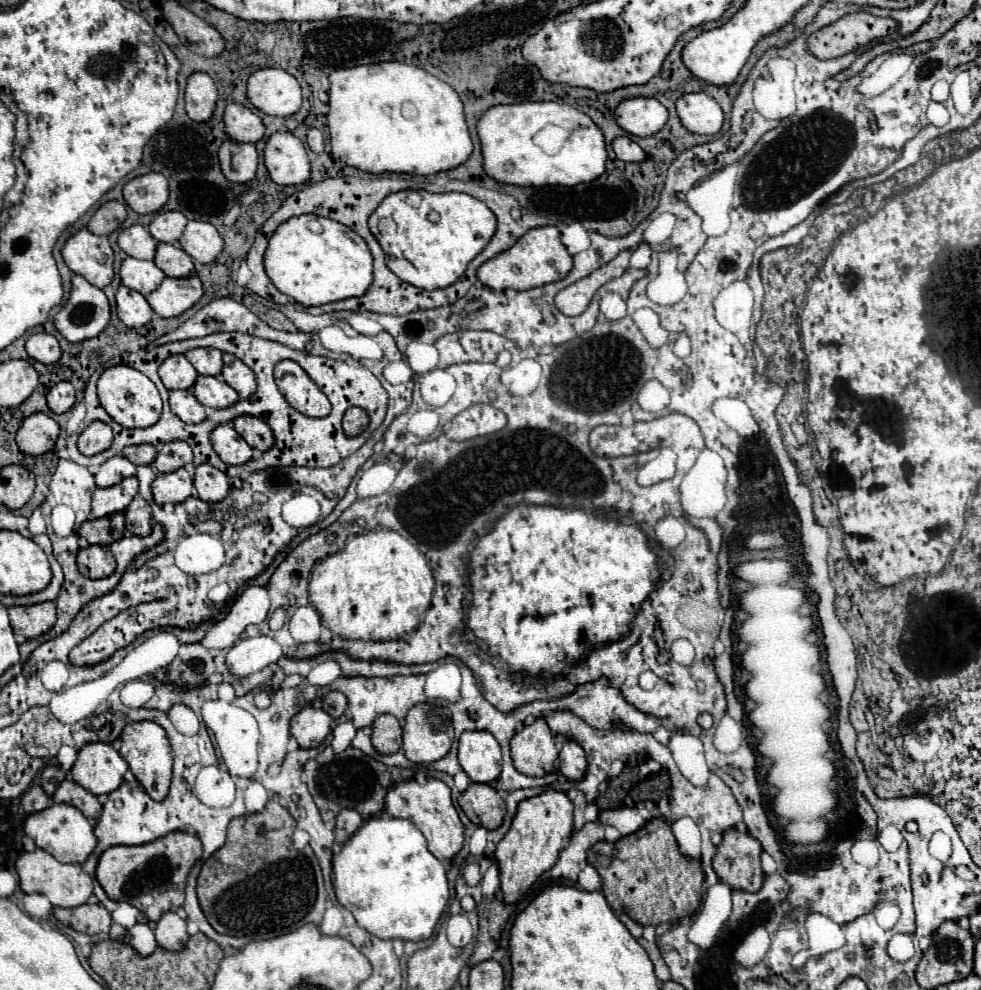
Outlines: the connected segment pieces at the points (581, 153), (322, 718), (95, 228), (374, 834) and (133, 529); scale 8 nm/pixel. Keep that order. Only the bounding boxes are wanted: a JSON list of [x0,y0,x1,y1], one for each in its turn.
[[477,101,607,187],[289,705,333,749],[87,201,127,235],[333,817,449,941],[125,497,151,535]]

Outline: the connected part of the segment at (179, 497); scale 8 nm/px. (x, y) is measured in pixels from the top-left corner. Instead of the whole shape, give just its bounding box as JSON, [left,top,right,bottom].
[151,467,193,505]

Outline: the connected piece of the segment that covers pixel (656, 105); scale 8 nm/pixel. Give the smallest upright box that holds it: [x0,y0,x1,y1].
[615,97,667,137]

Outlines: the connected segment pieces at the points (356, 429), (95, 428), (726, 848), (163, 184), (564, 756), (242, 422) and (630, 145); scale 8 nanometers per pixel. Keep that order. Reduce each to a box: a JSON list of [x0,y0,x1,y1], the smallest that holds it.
[[343,407,369,435],[77,421,113,455],[713,829,765,893],[123,173,169,213],[559,737,587,781],[233,415,273,451],[611,137,645,163]]

